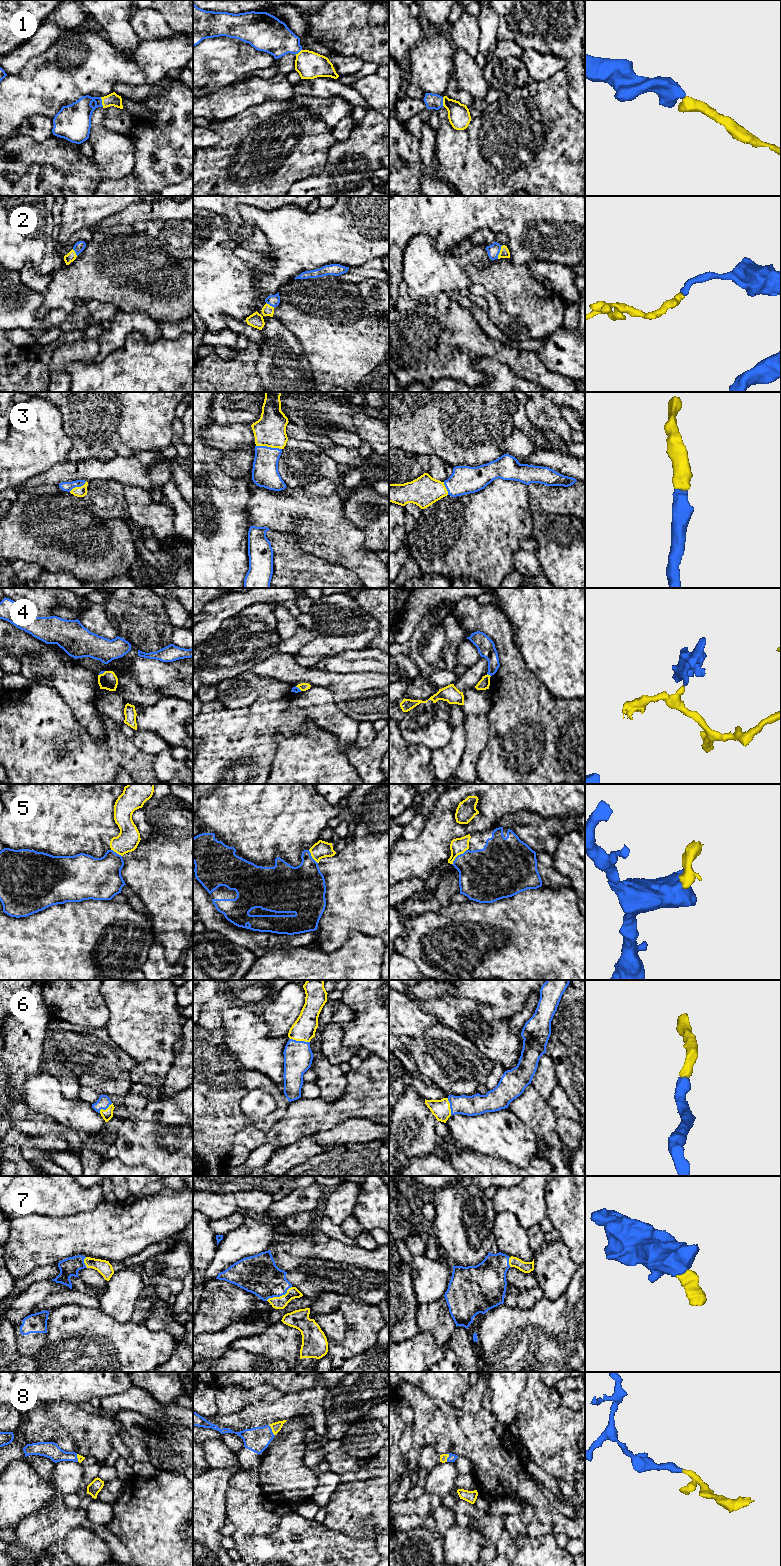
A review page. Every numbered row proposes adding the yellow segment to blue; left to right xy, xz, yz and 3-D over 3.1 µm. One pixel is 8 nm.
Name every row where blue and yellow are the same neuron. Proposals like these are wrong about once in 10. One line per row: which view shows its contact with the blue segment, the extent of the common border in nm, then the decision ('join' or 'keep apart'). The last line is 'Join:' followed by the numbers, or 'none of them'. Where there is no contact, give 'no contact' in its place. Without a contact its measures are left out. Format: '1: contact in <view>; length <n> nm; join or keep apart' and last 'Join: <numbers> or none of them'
1: contact in xy; length 80 nm; join
2: contact in yz; length 120 nm; join
3: contact in xz; length 220 nm; join
4: contact in yz; length 40 nm; keep apart
5: contact in yz; length 180 nm; join
6: contact in xz; length 160 nm; join
7: contact in xz; length 240 nm; join
8: contact in xz; length 100 nm; join
Join: 1, 2, 3, 5, 6, 7, 8

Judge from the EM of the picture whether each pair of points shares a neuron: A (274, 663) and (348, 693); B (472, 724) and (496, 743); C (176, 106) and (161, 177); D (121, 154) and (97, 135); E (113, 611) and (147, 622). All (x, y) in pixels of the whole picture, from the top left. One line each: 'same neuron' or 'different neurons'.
A: same neuron
B: different neurons
C: same neuron
D: same neuron
E: same neuron

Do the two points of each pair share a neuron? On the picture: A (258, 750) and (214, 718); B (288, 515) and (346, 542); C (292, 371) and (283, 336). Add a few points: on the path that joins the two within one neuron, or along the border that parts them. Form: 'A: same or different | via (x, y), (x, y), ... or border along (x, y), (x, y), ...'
A: same | via (247, 749), (241, 746), (225, 729)
B: same | via (302, 514), (313, 519), (332, 537)
C: same | via (283, 362), (283, 345)

